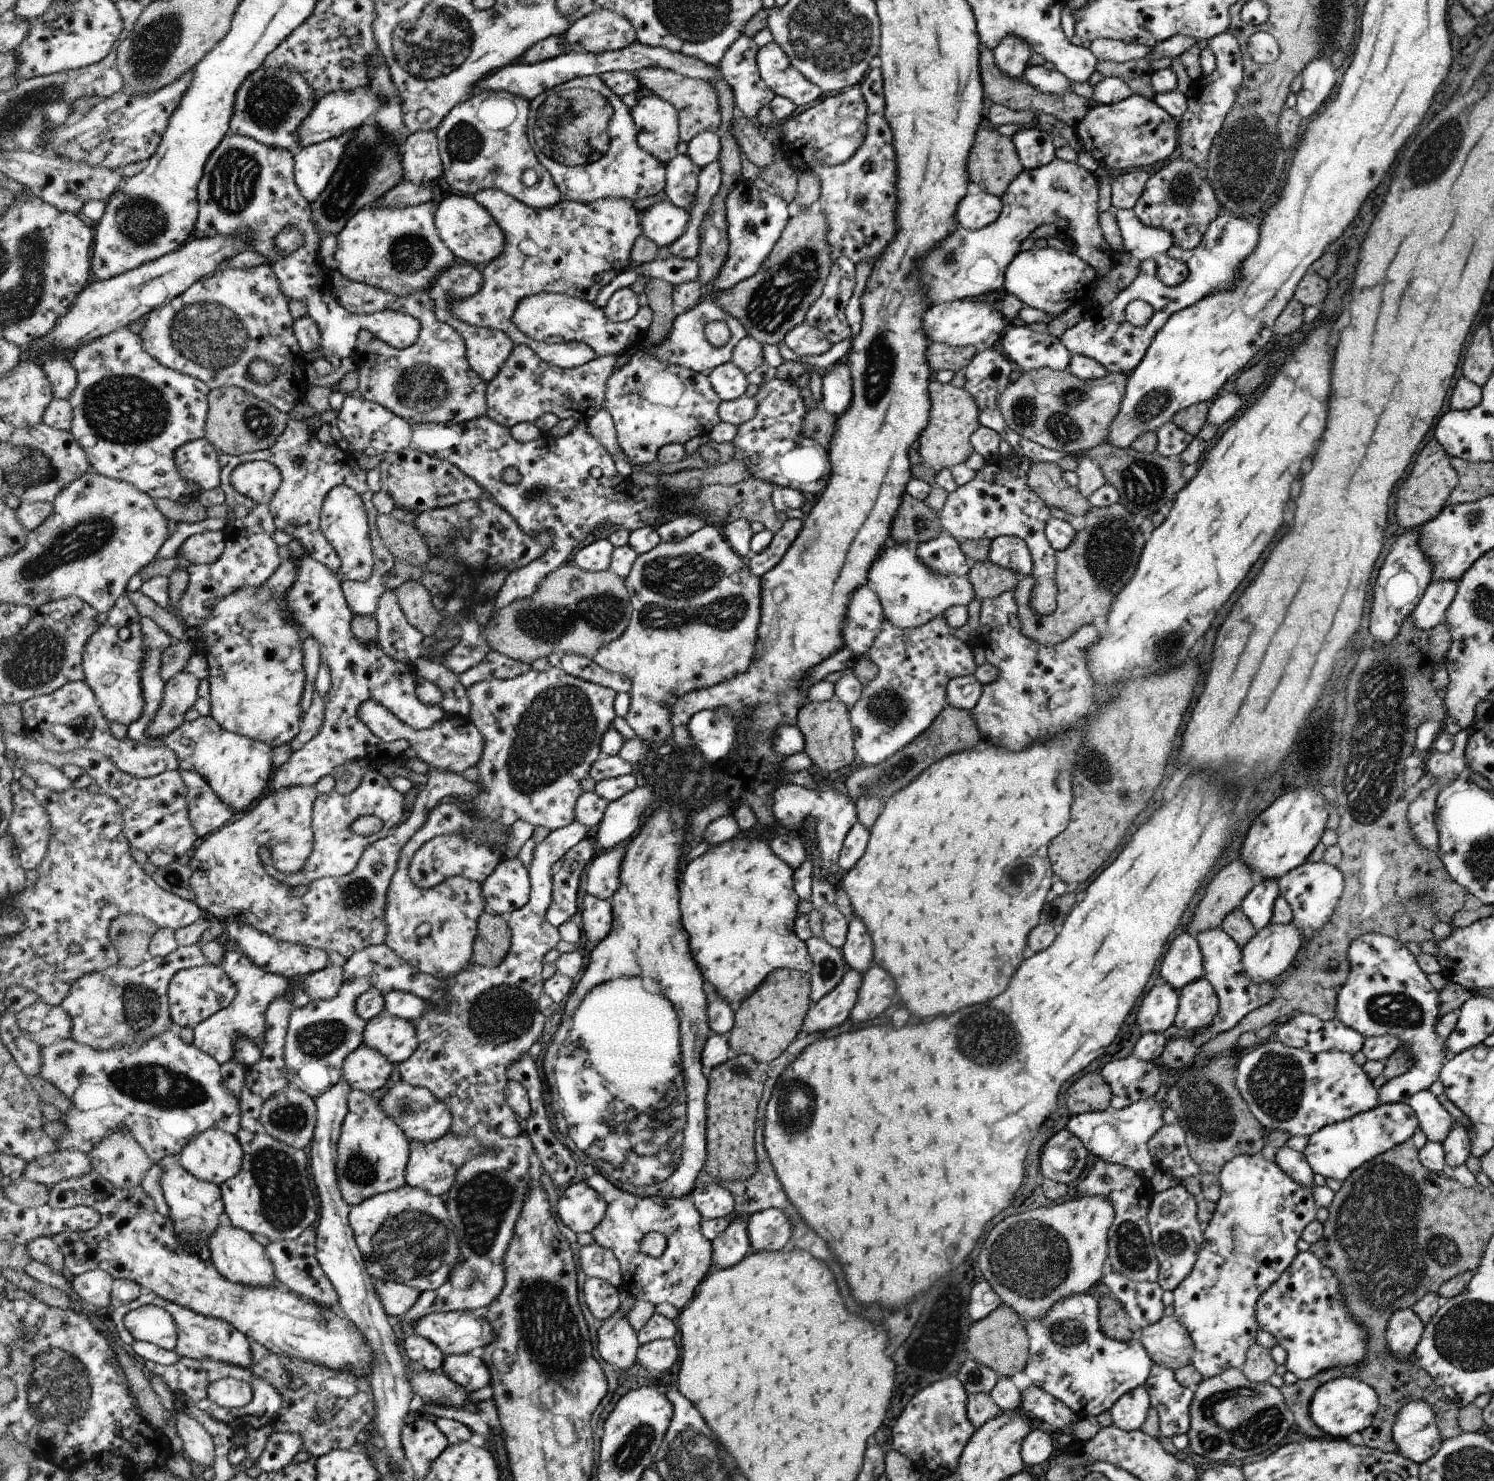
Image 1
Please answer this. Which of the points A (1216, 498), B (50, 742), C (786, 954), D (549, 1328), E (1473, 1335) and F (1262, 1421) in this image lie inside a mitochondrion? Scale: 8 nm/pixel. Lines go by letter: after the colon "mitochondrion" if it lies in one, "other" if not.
A: other
B: other
C: other
D: mitochondrion
E: mitochondrion
F: mitochondrion

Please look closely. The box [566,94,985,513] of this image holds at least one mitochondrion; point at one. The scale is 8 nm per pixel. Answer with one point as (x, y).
(780, 295)

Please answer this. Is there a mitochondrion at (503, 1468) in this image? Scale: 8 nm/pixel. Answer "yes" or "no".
no

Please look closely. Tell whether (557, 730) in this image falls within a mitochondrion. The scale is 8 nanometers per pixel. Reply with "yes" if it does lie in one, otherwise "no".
yes

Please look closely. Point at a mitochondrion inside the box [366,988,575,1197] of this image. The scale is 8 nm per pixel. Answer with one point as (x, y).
(406, 1107)

